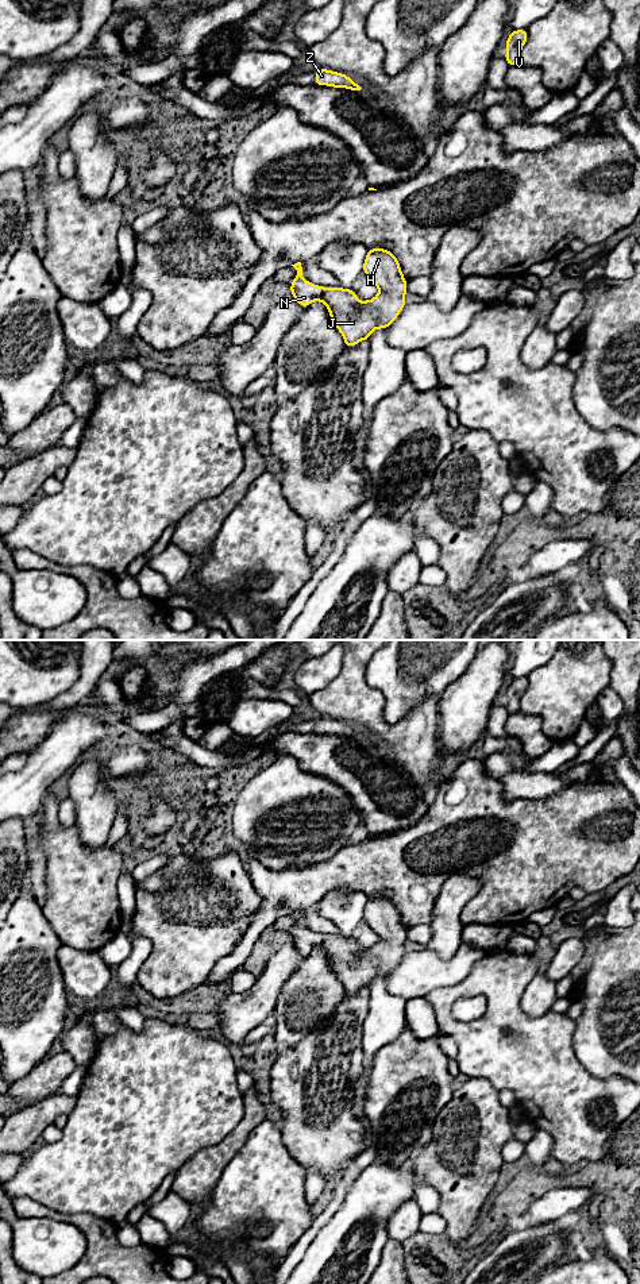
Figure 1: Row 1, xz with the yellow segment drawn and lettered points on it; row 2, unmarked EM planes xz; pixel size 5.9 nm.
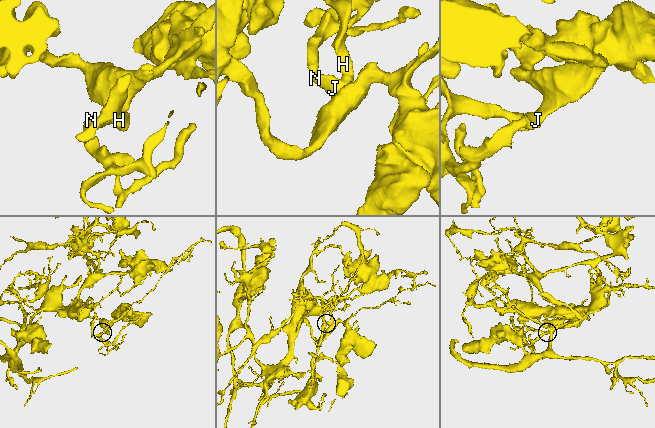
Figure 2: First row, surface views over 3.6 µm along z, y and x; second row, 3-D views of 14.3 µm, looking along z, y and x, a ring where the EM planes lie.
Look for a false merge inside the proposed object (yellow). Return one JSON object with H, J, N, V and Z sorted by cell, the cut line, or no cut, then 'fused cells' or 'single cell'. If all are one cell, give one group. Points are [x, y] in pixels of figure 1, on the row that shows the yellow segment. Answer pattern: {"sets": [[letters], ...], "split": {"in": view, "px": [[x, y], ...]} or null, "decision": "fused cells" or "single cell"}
{"sets": [["H", "J", "N", "V", "Z"]], "split": null, "decision": "single cell"}

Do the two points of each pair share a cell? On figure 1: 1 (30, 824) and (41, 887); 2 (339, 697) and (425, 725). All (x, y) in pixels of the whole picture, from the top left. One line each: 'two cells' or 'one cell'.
1: one cell
2: one cell

